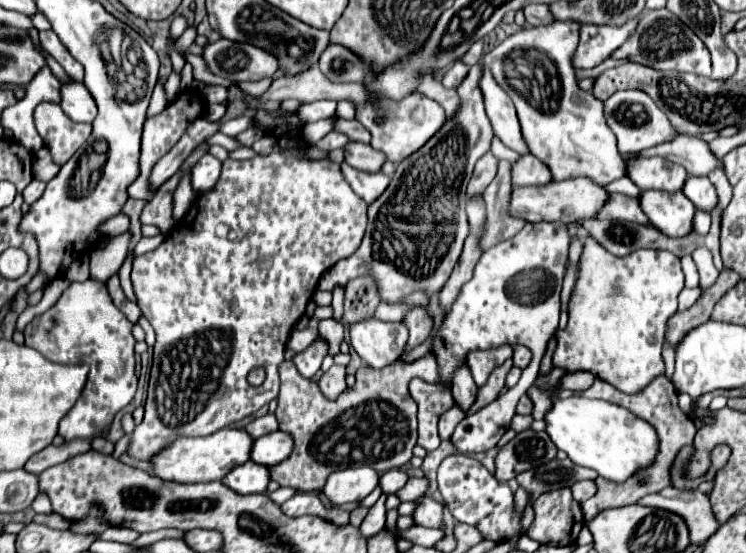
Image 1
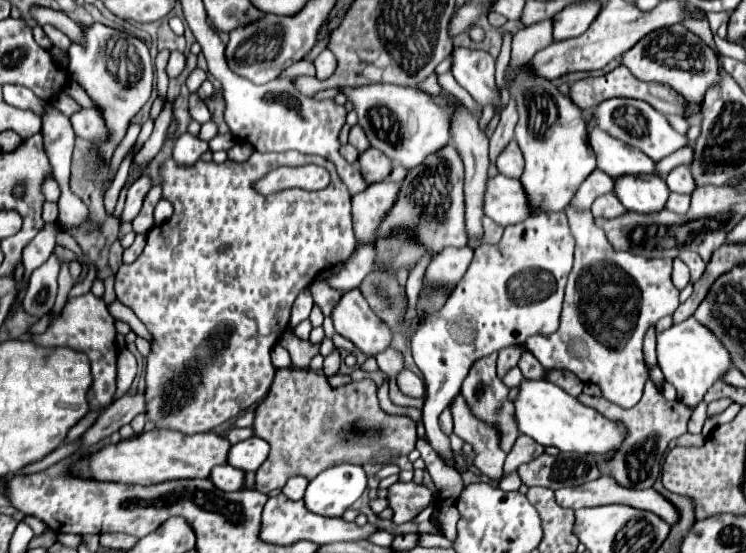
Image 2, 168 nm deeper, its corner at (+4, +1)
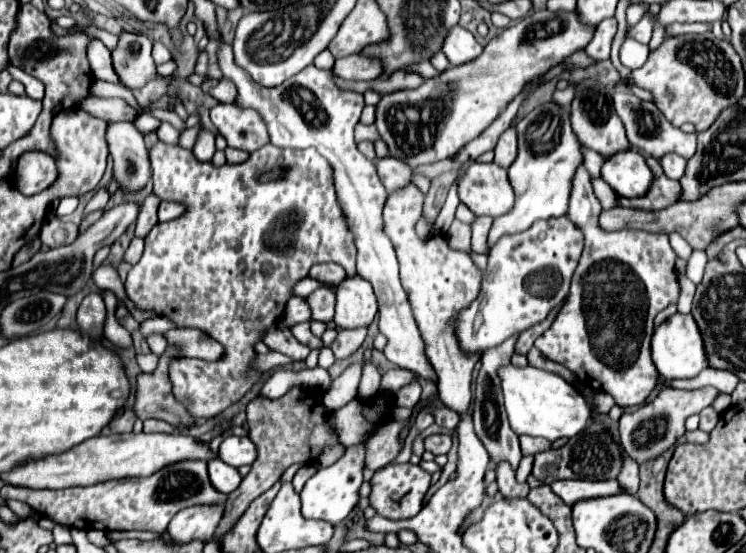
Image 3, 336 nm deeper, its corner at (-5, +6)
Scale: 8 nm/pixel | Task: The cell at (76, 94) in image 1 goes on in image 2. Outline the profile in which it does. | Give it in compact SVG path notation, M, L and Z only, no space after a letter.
M81 108L71 116L73 130L79 138L93 140L105 136L105 126L101 124L101 116L97 116L97 110L93 108Z

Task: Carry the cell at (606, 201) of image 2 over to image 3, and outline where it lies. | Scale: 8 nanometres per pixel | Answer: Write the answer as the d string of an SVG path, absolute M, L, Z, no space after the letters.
M594 177L594 179L592 179L592 187L594 187L594 195L598 197L598 201L600 201L600 205L602 205L604 209L616 207L618 195L614 193L614 189L612 189L610 185L606 185L600 177Z

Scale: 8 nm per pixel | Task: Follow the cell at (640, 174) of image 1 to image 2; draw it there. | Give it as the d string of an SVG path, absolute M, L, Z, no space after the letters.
M589 118L589 142L597 152L599 170L607 172L611 178L621 178L629 174L657 174L657 162L645 156L641 150L611 138L607 132L597 130Z

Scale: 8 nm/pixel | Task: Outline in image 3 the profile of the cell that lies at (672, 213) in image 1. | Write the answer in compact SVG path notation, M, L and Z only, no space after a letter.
M632 149L606 157L600 175L620 197L642 195L654 181L644 157Z

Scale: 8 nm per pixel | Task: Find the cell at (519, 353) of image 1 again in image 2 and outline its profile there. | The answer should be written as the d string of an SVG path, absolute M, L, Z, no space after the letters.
M523 352L517 366L519 366L519 370L523 372L523 376L527 380L539 380L539 378L543 378L543 370L545 368L539 364L539 360L531 352Z

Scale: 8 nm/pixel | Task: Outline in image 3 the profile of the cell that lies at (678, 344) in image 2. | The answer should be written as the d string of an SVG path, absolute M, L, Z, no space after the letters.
M674 313L672 317L668 317L668 321L660 323L654 329L652 361L658 373L666 379L690 379L696 377L702 369L706 369L706 353L702 347L702 337L698 333L698 325L694 323L692 315Z

